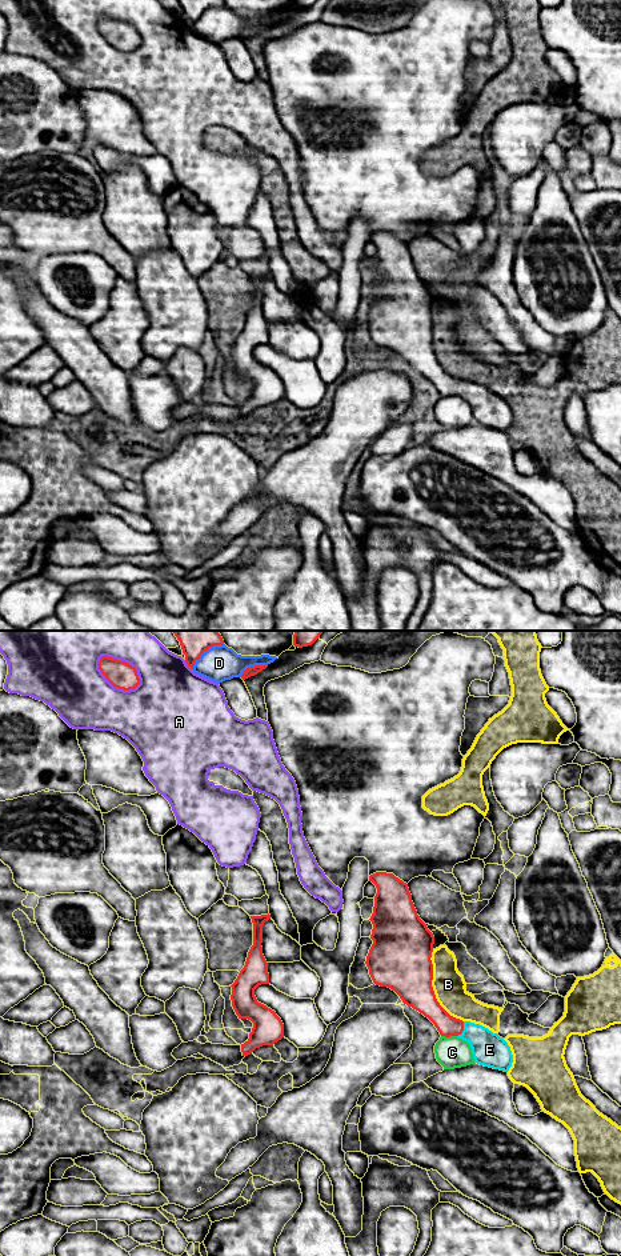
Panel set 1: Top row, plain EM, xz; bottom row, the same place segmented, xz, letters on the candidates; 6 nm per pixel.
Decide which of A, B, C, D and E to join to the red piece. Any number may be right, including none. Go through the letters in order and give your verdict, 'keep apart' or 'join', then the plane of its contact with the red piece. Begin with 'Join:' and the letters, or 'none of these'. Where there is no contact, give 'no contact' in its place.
Join: E
A: keep apart; contact in xz
B: keep apart; contact in xz
C: keep apart; contact in xz
D: keep apart; contact in xz
E: join; contact in xz

